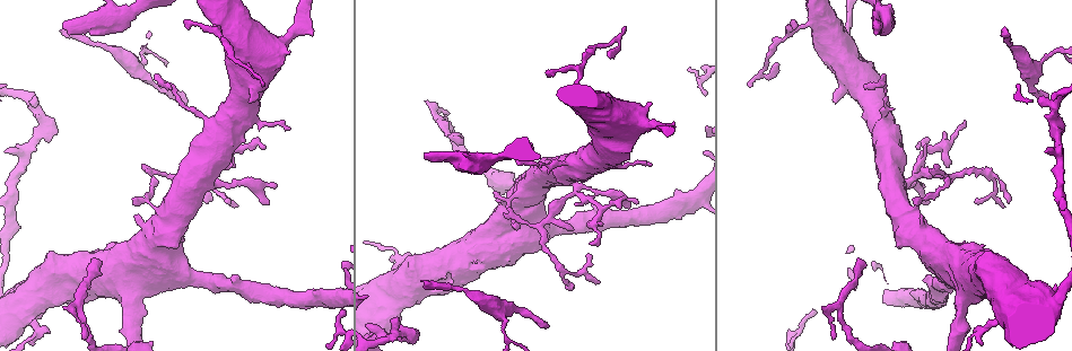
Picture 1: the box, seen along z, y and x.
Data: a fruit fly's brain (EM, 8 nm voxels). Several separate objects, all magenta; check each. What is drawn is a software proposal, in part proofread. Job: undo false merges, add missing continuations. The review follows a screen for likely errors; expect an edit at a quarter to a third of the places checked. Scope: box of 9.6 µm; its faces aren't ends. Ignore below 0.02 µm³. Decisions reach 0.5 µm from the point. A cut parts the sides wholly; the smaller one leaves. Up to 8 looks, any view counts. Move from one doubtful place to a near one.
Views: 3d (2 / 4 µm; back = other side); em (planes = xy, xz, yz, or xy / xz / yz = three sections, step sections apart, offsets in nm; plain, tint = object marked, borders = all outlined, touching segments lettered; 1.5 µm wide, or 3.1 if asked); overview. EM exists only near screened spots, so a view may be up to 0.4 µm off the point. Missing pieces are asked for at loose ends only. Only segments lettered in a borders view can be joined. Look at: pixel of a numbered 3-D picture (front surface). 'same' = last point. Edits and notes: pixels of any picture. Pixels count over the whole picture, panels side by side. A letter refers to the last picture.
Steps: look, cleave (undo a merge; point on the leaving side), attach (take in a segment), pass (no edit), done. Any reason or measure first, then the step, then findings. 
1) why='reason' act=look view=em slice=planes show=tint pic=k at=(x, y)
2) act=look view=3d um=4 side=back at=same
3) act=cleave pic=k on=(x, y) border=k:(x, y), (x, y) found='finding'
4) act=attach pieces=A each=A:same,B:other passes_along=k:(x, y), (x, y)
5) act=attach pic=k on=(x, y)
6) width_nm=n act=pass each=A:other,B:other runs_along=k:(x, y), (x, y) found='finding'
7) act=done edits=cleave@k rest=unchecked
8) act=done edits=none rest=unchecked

why='tapers out' act=look view=em slice=planes show=tint pic=1 at=(256, 75)

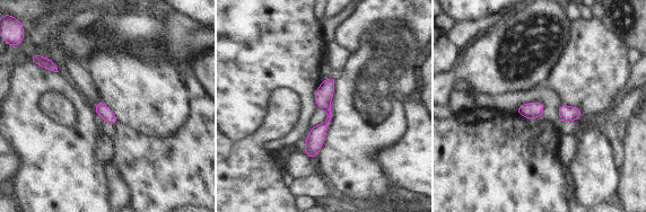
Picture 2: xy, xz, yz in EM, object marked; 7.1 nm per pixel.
act=look view=em slice=planes show=borders at=same

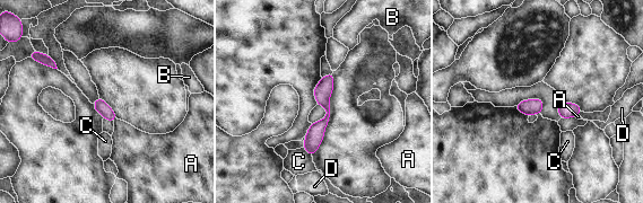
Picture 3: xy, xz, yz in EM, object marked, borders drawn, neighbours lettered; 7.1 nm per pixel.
width_nm=110 longest_contact=D:100nm act=pass each=A:other,B:other,C:other,D:other found='no lettered segment goes on from it'

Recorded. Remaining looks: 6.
why='sudden change in width' act=look view=em slice=planes show=borders pic=1 at=(884, 122)

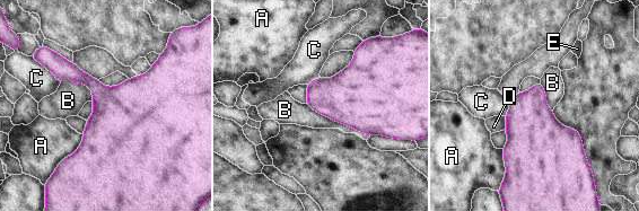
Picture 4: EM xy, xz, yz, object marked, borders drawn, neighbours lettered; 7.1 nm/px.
width_nm=500 act=pass each=A:other,B:other,C:other,D:other,E:other border=4:(307, 103), (317, 112), (369, 135) found='all the same cell'

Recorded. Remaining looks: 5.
why='thin end' act=look view=em slice=yz step=4 show=plain pic=1 at=(963, 123)

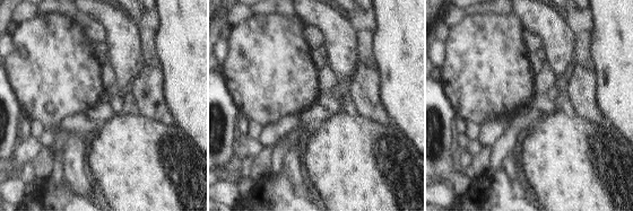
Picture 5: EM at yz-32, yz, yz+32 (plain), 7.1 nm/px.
act=look view=em slice=yz step=4 show=borders at=same

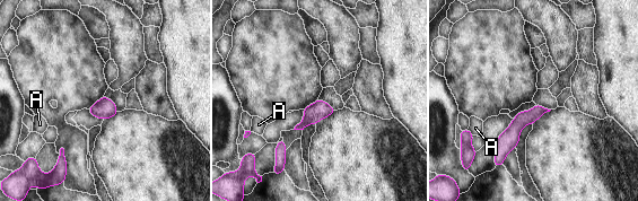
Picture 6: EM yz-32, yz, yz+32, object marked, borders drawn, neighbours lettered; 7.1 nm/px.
act=pass each=A:other border=6:(468, 129), (473, 134) found='none of them fits'

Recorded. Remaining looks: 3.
act=done edits=none rest=unchecked

